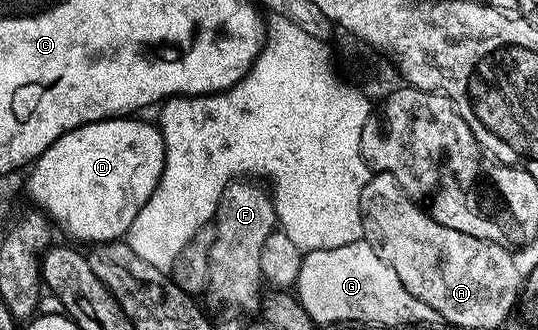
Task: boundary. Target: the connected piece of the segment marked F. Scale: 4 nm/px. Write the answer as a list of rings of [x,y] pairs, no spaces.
[[[228,183],[223,189],[215,216],[215,245],[211,245],[211,269],[207,295],[237,313],[262,310],[263,280],[259,256],[267,237],[278,226],[272,194],[257,183]]]

